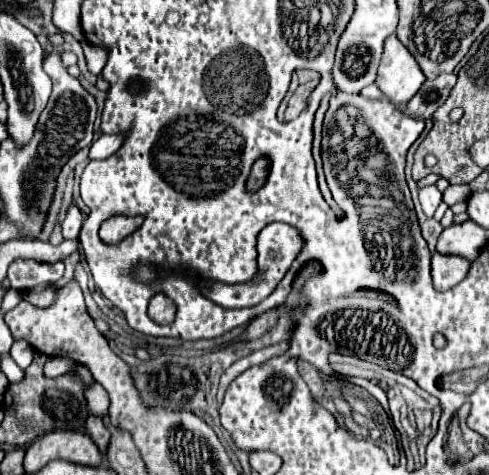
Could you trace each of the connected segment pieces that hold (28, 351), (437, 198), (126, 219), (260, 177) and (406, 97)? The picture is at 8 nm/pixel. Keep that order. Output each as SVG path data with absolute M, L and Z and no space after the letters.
M15 340L13 342L13 346L11 346L11 352L9 352L9 356L17 362L17 366L21 368L21 370L25 370L27 366L29 366L29 362L33 360L33 354L35 354L35 350L31 348L31 344L27 342L27 340Z
M435 186L421 188L421 190L419 190L419 202L421 202L421 208L423 208L425 216L427 216L427 218L433 218L437 206L441 204L441 192L439 192Z
M111 216L111 220L105 220L100 226L99 236L107 244L117 244L125 236L129 236L137 226L141 226L143 216Z
M259 156L257 160L255 160L255 164L253 164L253 168L251 168L251 174L249 174L249 180L247 180L247 190L249 192L257 192L259 190L259 186L263 186L265 184L265 180L267 180L267 174L269 172L269 158L267 156Z
M389 36L385 40L381 66L375 80L379 90L395 106L403 106L417 94L423 82L425 74L421 72L419 64L413 60L409 50L395 36Z

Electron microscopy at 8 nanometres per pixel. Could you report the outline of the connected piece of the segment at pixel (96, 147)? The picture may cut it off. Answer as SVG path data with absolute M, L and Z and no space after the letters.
M103 134L97 142L93 142L91 150L89 150L89 158L91 160L105 160L109 158L111 154L115 154L121 146L123 138L121 136L109 136L109 134Z

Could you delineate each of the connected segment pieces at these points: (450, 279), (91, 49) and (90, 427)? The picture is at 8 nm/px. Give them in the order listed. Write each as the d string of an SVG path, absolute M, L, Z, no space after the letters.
M433 254L431 258L431 276L433 276L433 286L435 290L443 292L459 284L467 272L469 272L469 262L457 256L443 256L443 254Z
M86 39L81 41L81 46L89 72L99 76L99 72L101 72L103 66L107 64L107 56L109 56L109 52L107 52L105 48L101 48L101 46L93 46L93 44L89 44Z
M91 414L91 416L87 418L87 432L89 432L91 440L97 444L97 448L101 450L103 458L107 458L107 446L109 446L109 440L111 440L111 432L109 432L107 426L103 424L103 420Z

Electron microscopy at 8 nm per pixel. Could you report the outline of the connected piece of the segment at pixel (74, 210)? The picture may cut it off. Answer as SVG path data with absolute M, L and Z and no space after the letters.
M72 205L66 214L64 221L61 223L62 235L67 239L68 231L80 231L82 227L83 216L76 206Z

